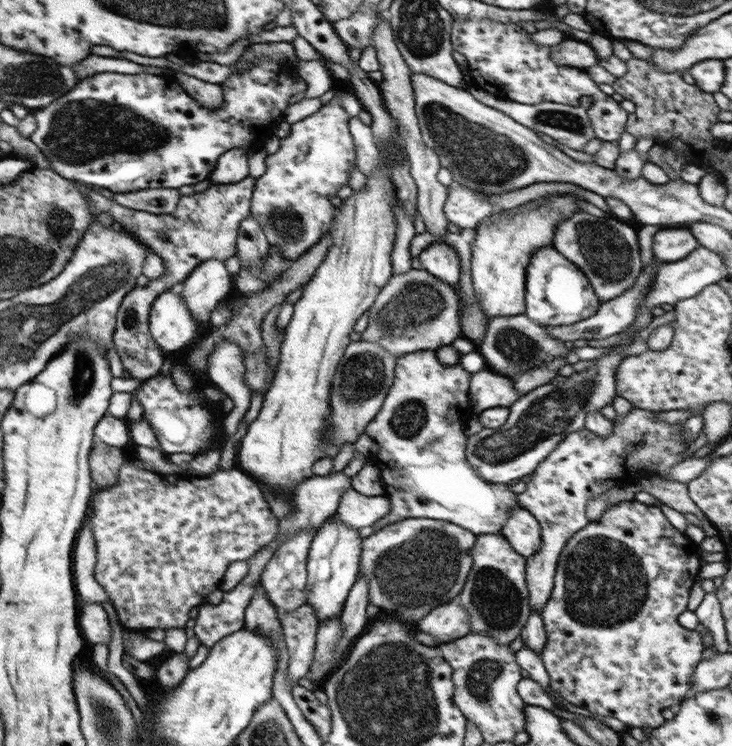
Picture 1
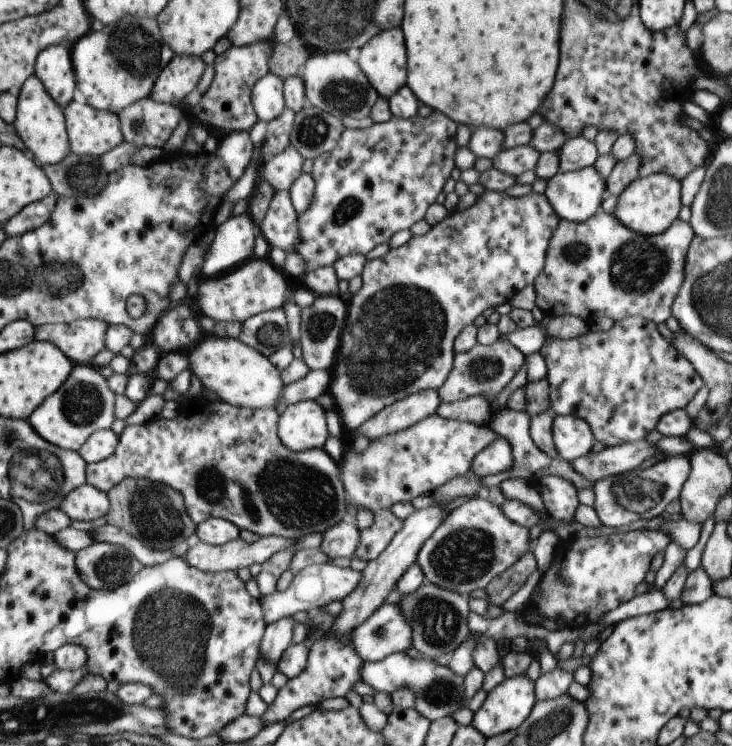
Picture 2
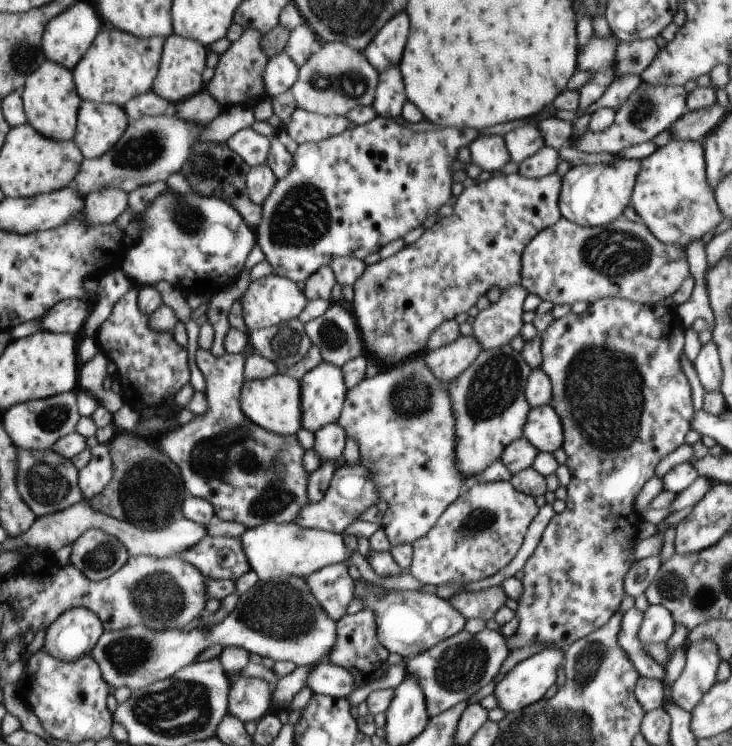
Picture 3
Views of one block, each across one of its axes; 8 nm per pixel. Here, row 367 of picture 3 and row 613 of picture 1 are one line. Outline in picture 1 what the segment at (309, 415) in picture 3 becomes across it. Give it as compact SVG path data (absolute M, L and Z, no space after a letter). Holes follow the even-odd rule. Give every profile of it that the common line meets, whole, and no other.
M338 519L324 521L314 533L307 558L306 604L314 609L318 622L344 610L348 593L358 579L362 540L358 529L348 527Z

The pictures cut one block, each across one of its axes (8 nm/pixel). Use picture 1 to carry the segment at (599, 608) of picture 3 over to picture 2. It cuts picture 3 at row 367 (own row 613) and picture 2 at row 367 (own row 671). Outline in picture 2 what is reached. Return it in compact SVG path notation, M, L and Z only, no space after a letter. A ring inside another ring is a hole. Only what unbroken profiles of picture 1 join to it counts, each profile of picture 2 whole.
M627 316L624 320L614 321L614 326L608 331L589 330L584 336L572 340L548 338L539 353L547 366L550 411L554 415L574 415L586 420L592 436L598 442L604 442L606 447L645 439L648 432L656 430L664 414L685 409L704 385L694 366L660 334L658 325L641 316Z

